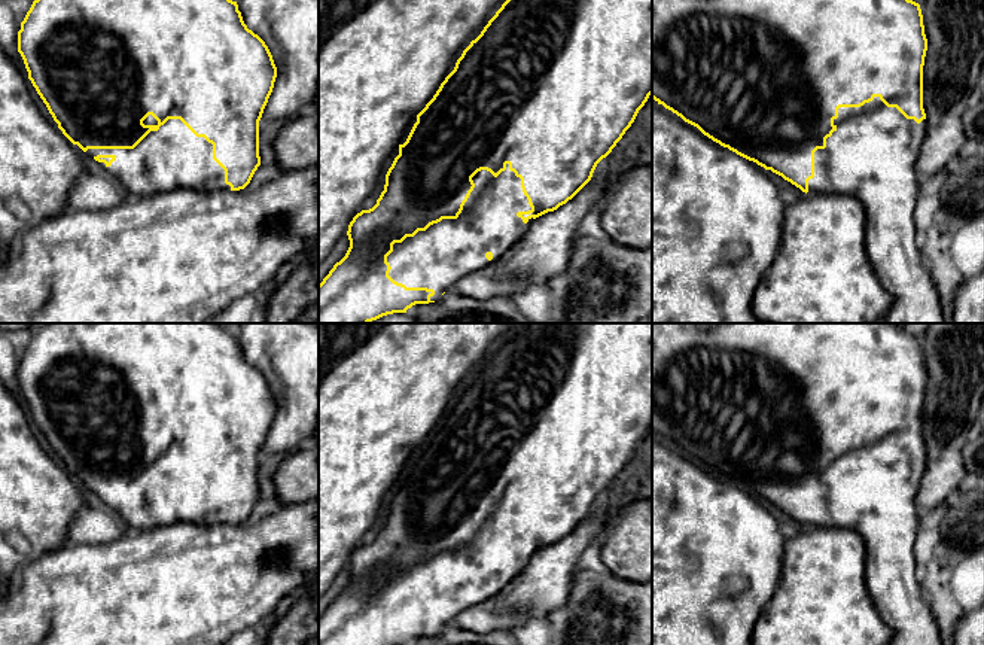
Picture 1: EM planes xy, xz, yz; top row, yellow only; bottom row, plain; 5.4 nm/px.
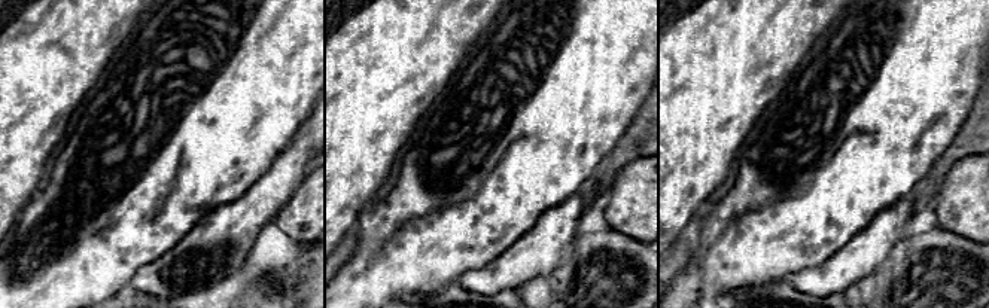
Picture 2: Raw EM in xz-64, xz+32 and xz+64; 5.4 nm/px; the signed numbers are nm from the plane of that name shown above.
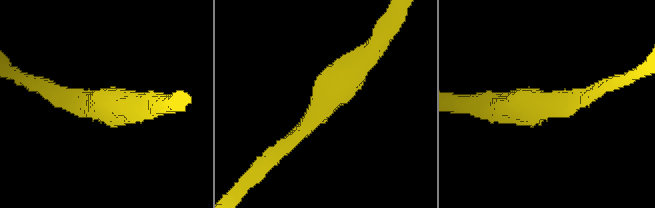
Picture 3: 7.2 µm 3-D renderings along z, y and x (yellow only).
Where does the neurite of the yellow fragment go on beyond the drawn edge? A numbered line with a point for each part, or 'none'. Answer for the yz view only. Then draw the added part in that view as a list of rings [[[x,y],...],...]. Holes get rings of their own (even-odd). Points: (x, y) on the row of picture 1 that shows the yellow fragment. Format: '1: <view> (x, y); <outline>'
1: yz (871, 157); [[[874,97],[860,107],[840,107],[834,125],[837,130],[826,139],[826,147],[814,152],[814,177],[808,180],[808,192],[849,195],[865,209],[865,250],[880,283],[893,298],[881,323],[944,323],[936,286],[923,267],[924,253],[916,243],[913,216],[920,189],[916,159],[927,133],[927,121],[917,124],[907,119],[896,107],[887,107],[880,97]]]

